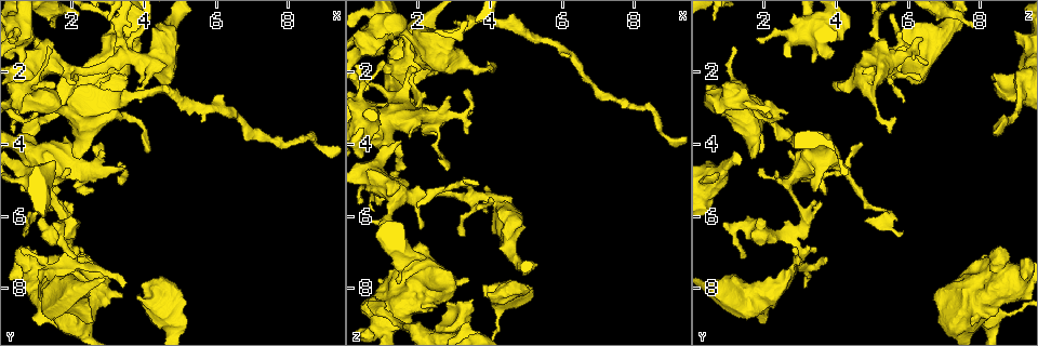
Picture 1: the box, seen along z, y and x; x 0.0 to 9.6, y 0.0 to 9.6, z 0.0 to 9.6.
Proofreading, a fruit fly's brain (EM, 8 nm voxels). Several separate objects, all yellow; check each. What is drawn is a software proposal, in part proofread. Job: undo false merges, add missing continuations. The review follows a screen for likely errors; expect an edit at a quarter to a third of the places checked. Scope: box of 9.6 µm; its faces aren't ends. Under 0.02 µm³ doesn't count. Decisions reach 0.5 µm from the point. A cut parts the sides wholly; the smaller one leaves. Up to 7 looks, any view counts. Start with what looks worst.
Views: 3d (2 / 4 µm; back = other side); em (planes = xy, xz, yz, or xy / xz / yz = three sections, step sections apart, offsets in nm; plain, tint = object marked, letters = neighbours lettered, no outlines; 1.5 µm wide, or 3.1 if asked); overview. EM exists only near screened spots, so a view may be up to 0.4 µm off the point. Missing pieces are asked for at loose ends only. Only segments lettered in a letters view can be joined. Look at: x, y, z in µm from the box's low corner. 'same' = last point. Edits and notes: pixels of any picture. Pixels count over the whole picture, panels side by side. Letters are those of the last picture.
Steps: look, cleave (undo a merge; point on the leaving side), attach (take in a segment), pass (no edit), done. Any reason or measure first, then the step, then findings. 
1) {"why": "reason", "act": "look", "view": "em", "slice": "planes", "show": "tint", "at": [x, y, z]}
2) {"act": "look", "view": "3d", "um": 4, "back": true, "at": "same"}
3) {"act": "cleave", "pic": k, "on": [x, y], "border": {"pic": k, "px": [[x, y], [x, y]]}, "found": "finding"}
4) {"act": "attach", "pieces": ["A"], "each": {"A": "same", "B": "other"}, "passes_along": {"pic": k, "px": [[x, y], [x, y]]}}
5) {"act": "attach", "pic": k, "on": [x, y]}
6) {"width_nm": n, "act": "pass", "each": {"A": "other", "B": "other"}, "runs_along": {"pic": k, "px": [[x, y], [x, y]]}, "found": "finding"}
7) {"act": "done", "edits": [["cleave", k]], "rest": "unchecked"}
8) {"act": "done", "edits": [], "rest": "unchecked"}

{"act": "look", "view": "em", "slice": "xz", "step": 4, "show": "letters", "at": [1.55, 0.80, 7.85]}

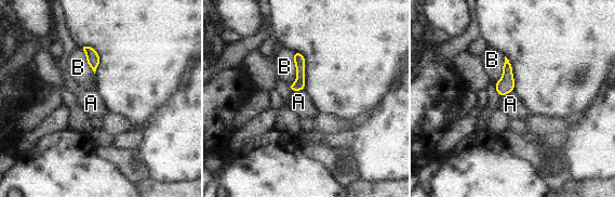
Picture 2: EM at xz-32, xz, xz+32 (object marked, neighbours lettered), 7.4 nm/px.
{"why": "another direction", "act": "look", "view": "em", "slice": "planes", "show": "letters", "at": "same"}

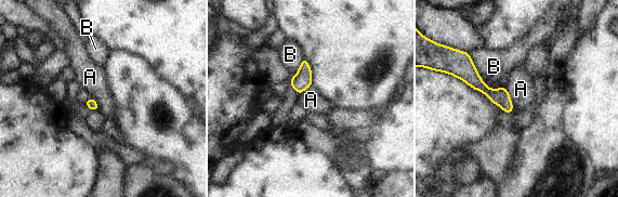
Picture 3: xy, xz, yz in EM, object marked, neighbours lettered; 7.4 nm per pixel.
{"act": "pass", "each": {"A": "other", "B": "other"}, "runs_along": {"pic": 3, "px": [[473, 71], [473, 77], [509, 109]]}, "found": "none of them fits"}

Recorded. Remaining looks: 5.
{"act": "look", "view": "3d", "um": 4, "at": [1.85, 5.60, 3.60]}

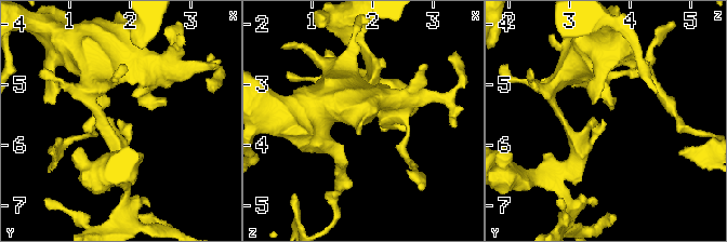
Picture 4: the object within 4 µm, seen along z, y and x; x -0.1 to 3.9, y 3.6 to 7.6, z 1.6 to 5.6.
{"act": "look", "view": "em", "slice": "xy", "step": 8, "show": "letters", "at": [1.80, 5.65, 3.65]}

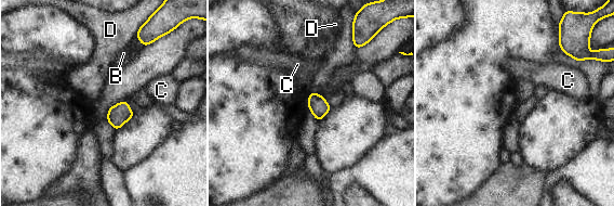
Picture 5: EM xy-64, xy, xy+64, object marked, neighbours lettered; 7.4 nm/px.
{"longest_contact_nm": ["D", 50], "act": "pass", "each": {"B": "other", "C": "other", "D": "other"}, "border": {"pic": 5, "px": [[310, 92], [307, 97]]}, "found": "no lettered segment goes on from it"}

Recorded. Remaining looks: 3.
{"why": "sudden change in width", "act": "look", "view": "em", "slice": "planes", "show": "letters", "at": [1.25, 1.55, 5.95]}

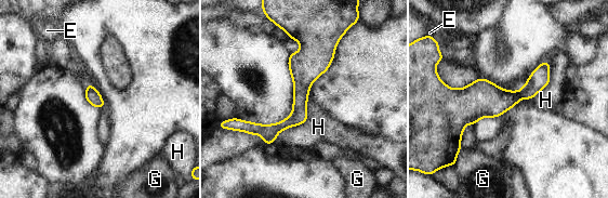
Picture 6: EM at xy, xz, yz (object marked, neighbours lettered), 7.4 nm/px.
{"width_nm": 110, "act": "pass", "each": {"E": "other", "G": "other", "H": "other"}, "border": {"pic": 6, "px": [[307, 101], [306, 119], [272, 143]]}, "found": "continuous, no second cell"}

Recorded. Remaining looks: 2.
{"act": "done", "edits": [], "rest": "unchecked"}

